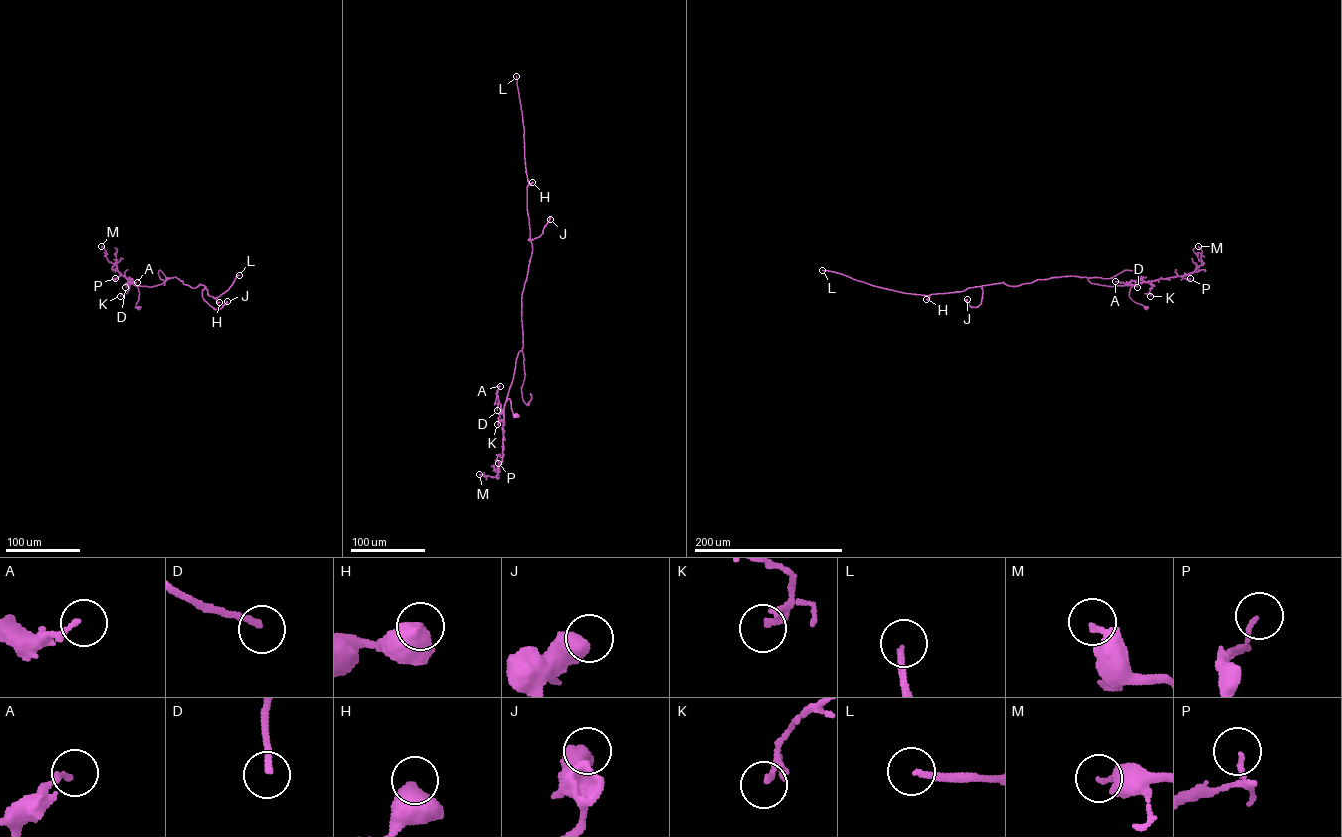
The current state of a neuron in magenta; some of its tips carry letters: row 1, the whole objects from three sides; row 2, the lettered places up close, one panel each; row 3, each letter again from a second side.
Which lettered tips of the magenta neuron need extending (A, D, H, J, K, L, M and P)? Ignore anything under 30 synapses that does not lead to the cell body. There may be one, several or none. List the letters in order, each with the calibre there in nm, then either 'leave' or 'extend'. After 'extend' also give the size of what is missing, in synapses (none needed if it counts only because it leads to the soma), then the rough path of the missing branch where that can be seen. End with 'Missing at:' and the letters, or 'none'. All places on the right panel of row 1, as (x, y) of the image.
A: 180 nm thick; leave
D: 190 nm thick; leave
H: 600 nm thick; leave
J: 600 nm thick; leave
K: 120 nm thick; leave
L: 170 nm thick; extend; about 90 synapses; missing branch runs (822, 270), (784, 265), (730, 219), (706, 211), (689, 199)
M: 300 nm thick; leave
P: 90 nm thick; leave
Missing at: L

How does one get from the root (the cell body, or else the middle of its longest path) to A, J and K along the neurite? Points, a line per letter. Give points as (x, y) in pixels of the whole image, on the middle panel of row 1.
A: (517, 415), (513, 414), (509, 398), (503, 410), (500, 408), (497, 394), (500, 386)
J: (517, 415), (509, 398), (505, 402), (523, 345), (522, 294), (532, 251), (528, 240), (540, 236), (550, 219)
K: (517, 415), (513, 414), (508, 398), (504, 407), (504, 423), (499, 420), (497, 424)

